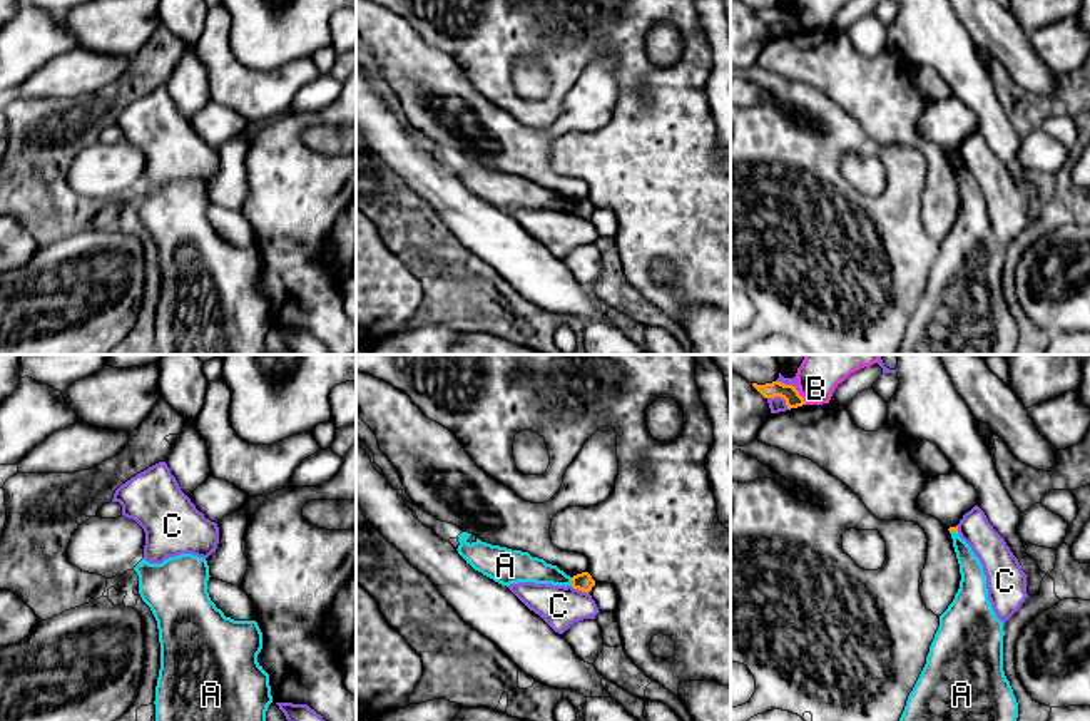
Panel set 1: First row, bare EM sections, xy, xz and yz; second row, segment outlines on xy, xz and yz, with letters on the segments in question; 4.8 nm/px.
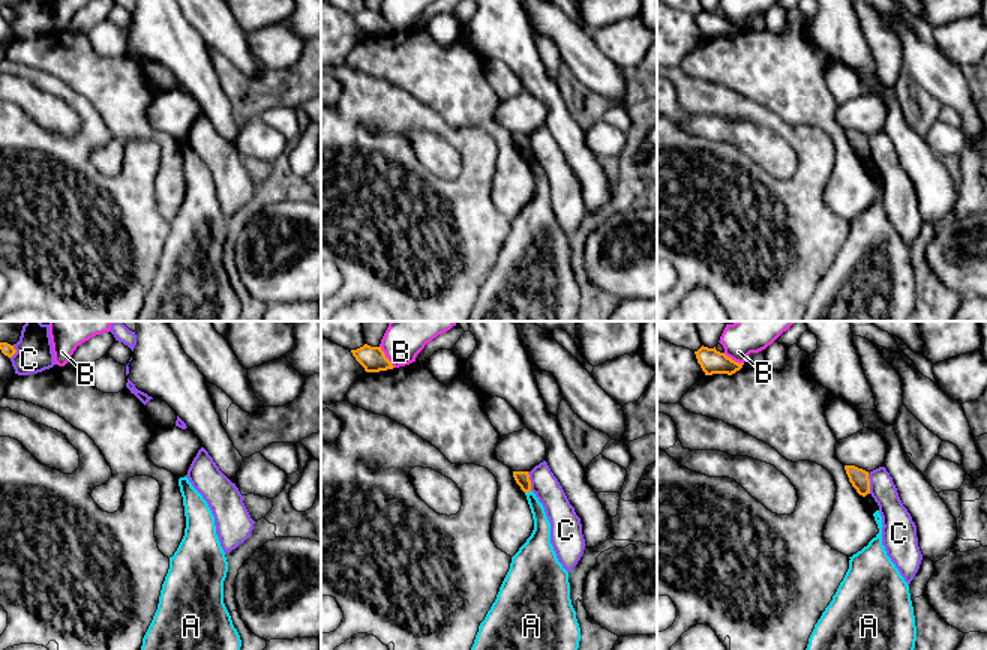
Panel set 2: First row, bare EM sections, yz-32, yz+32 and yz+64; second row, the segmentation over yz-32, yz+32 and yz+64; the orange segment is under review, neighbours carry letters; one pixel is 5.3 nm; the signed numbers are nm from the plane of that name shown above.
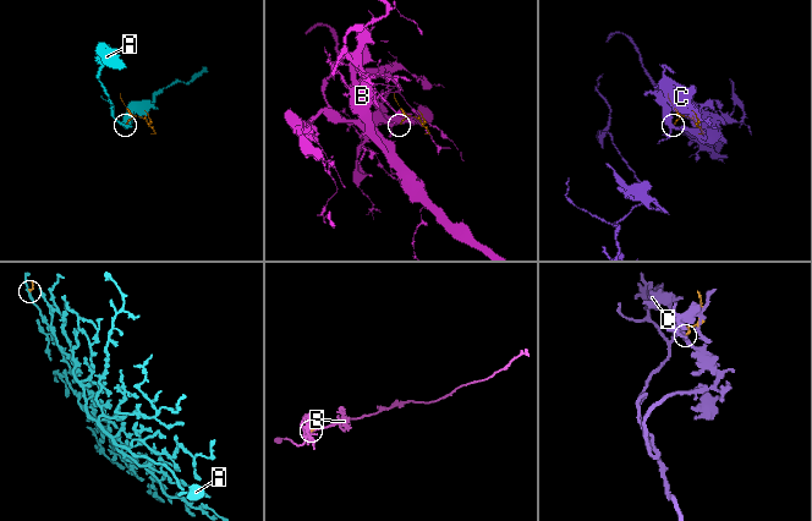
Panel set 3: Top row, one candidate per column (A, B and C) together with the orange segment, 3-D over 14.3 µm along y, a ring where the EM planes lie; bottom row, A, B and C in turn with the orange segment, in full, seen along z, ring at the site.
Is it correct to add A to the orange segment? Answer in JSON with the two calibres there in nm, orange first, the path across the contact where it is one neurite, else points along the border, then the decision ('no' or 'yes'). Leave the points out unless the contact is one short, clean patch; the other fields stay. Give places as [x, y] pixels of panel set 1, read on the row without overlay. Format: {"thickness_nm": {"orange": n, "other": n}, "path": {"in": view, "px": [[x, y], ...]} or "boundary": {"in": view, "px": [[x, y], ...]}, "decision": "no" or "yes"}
{"thickness_nm": {"orange": 90, "other": 140}, "boundary": {"in": "xz", "px": [[570, 203], [572, 209]]}, "decision": "no"}

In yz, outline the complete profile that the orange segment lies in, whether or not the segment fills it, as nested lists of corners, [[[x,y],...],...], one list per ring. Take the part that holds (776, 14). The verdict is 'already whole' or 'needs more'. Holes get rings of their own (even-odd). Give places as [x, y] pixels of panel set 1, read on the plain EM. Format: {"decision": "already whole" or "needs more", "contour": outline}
{"decision": "already whole", "contour": [[[772,7],[772,8],[766,8],[766,10],[752,8],[752,12],[764,23],[774,23],[774,22],[784,23],[789,35],[806,30],[804,23],[799,20],[796,12],[792,12],[792,10],[784,10],[781,7]]]}

